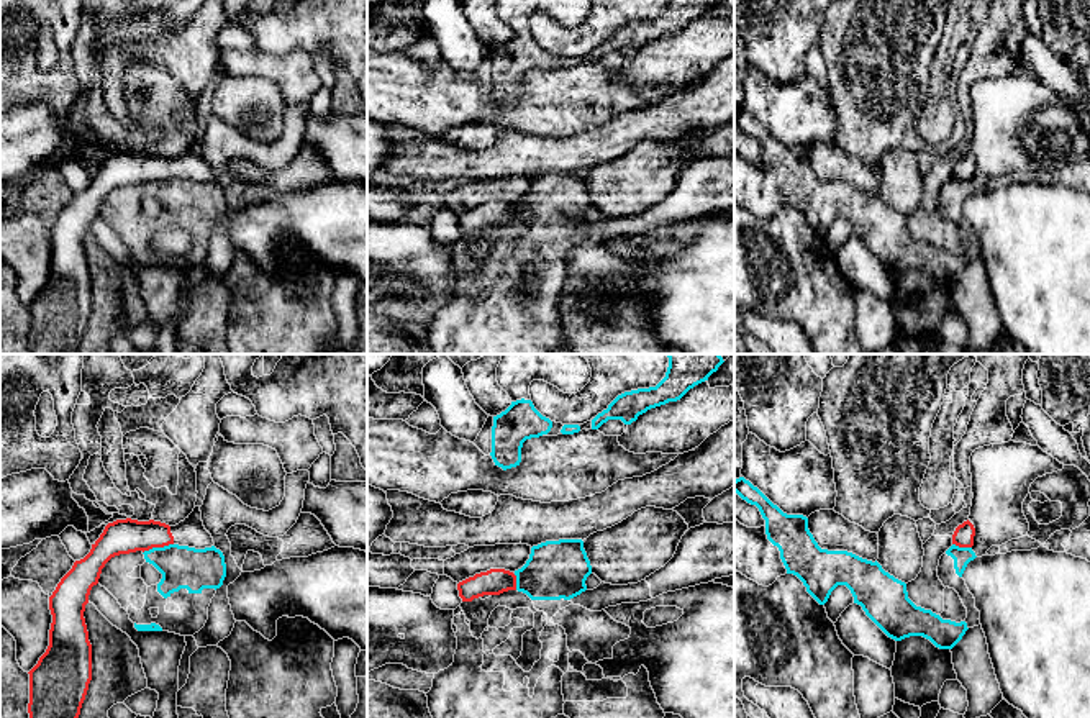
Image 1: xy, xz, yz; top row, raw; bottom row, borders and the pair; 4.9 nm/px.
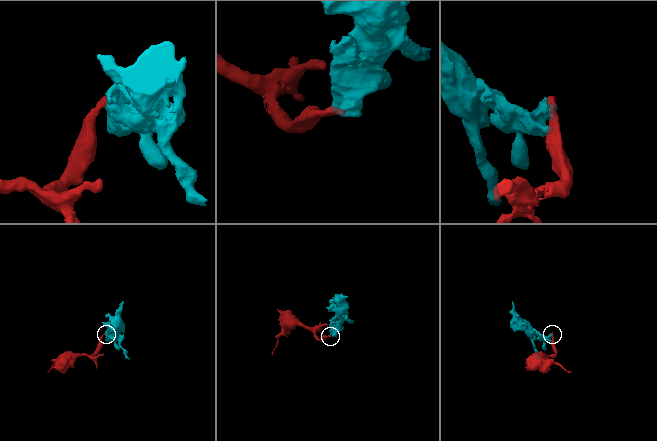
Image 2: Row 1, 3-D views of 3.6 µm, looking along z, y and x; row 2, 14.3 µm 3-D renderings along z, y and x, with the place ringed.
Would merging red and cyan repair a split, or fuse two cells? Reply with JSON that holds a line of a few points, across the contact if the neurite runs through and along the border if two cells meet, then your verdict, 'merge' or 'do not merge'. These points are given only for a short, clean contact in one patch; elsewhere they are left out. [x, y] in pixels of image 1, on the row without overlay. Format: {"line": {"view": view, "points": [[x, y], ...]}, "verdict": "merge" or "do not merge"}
{"line": {"view": "xy", "points": [[172, 176], [163, 181], [149, 181], [143, 186]]}, "verdict": "do not merge"}

